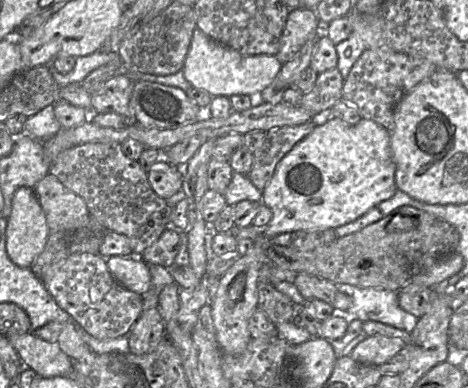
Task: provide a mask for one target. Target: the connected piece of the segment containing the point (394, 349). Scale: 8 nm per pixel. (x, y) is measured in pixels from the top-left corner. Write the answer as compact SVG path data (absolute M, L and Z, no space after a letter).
M383 335L368 336L353 349L350 357L357 362L378 367L406 346L400 338Z

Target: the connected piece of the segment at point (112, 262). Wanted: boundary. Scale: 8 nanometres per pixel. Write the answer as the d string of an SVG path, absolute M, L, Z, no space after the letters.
M129 255L105 259L112 276L126 289L142 295L152 288L150 269L144 260L130 258Z

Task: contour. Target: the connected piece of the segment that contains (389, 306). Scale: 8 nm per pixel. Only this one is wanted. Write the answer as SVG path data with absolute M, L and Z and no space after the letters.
M354 287L353 304L346 311L347 317L362 322L377 321L411 333L419 320L399 305L398 291L372 287Z

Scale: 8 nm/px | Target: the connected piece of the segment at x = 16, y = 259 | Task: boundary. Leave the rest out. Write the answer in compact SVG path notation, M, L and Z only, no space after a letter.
M33 188L16 190L7 223L7 254L17 266L29 268L43 251L48 236L46 218Z

